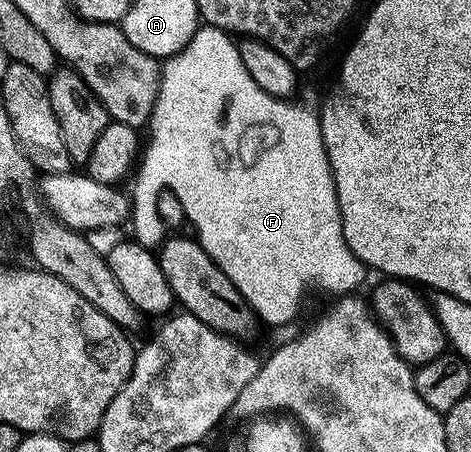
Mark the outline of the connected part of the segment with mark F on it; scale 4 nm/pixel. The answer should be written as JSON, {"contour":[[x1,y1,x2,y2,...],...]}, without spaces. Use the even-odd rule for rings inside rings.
{"contour":[[202,26,192,38,191,42,181,53,165,61,162,68,162,89,158,92,158,104,154,107,154,115,148,125,149,131,154,131,150,136,150,149,145,149,144,159,136,172,136,179,133,181,134,192,132,191,133,219,134,226,133,239,145,248,159,249,168,236,168,229,162,220,159,210,159,202,165,191,170,191,184,206,187,221,198,233,196,239,202,248,228,274,228,282,240,293,248,303,250,308,263,325,270,328,282,328,285,324,290,324,302,312,302,303,306,300,309,292,327,292,333,298,349,296,359,291,358,287,366,280,368,269,366,265,352,254,348,242,344,238,344,226,342,225,342,211,338,201,338,187,334,181,334,171,328,158,328,150,324,142,322,125,319,117,314,116,306,108,294,104,290,100,278,100,272,94,264,94,256,82,252,82,252,74,244,70,244,62,240,58,240,50,235,37,228,32,222,32,218,28]]}

